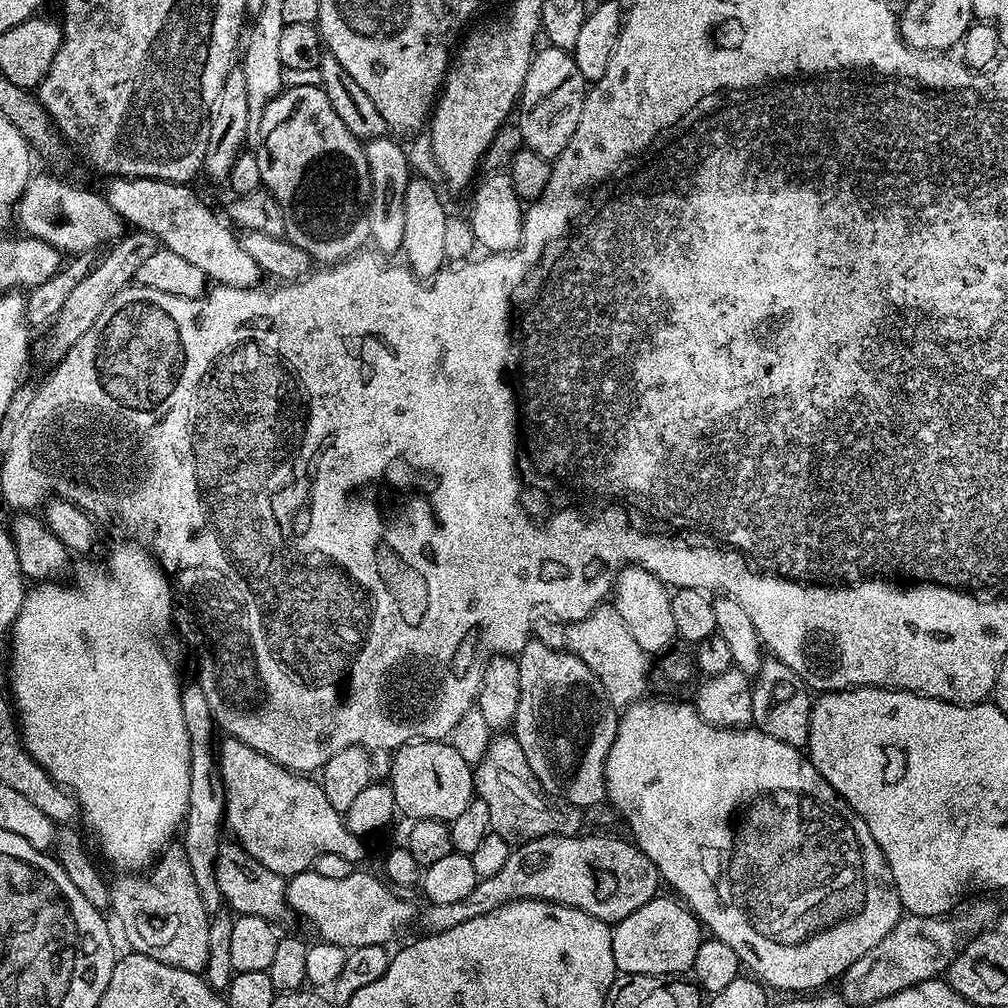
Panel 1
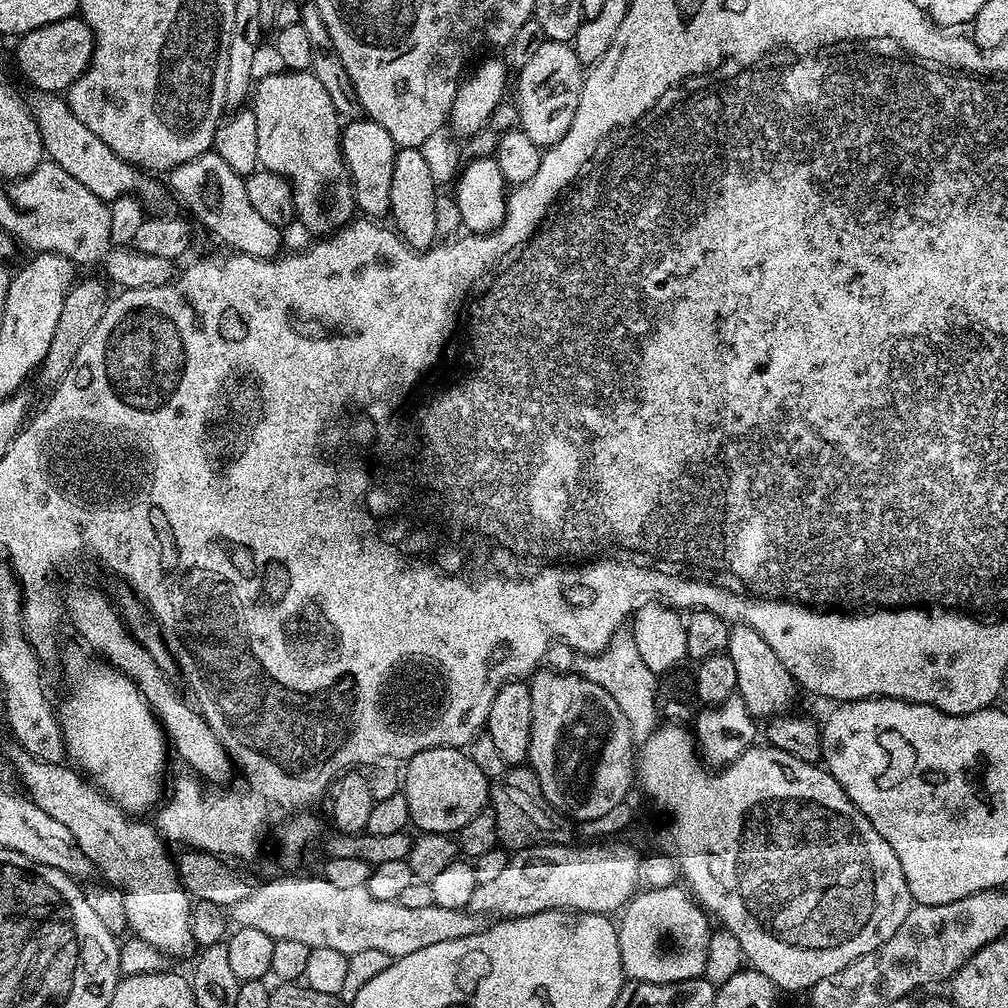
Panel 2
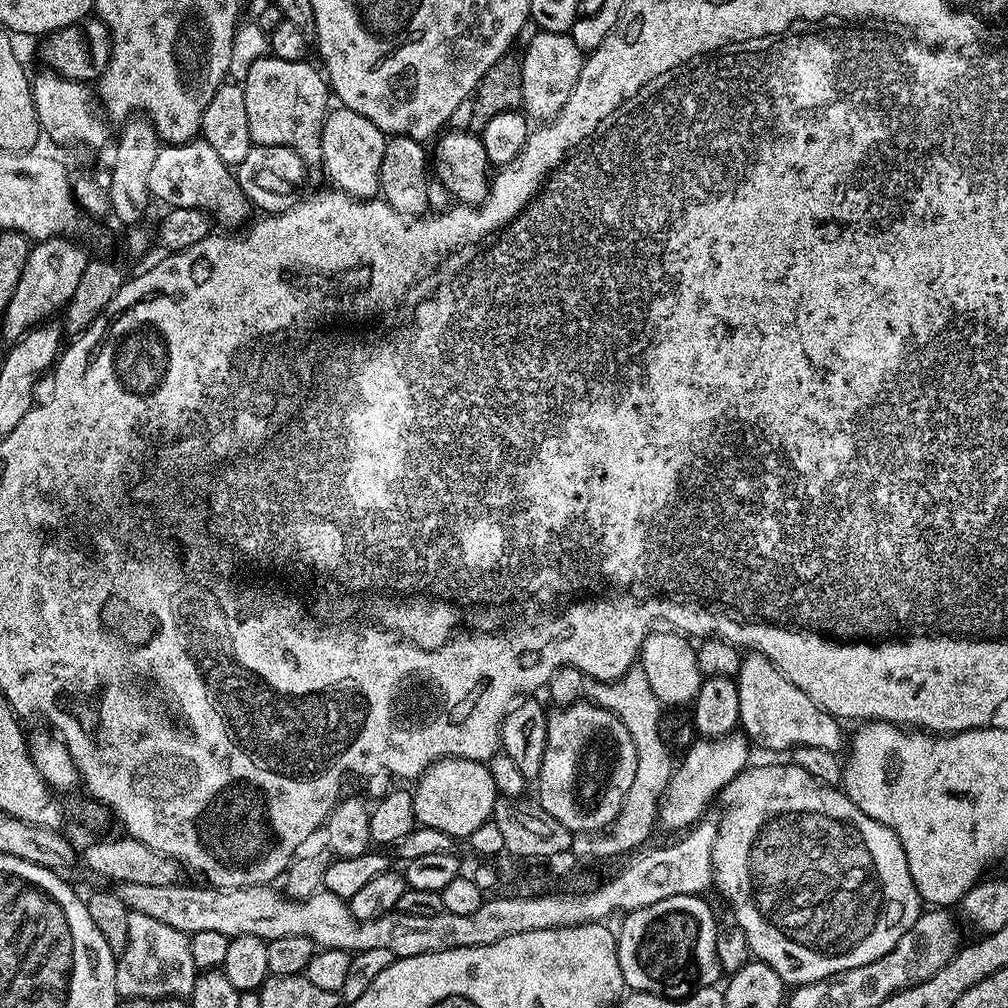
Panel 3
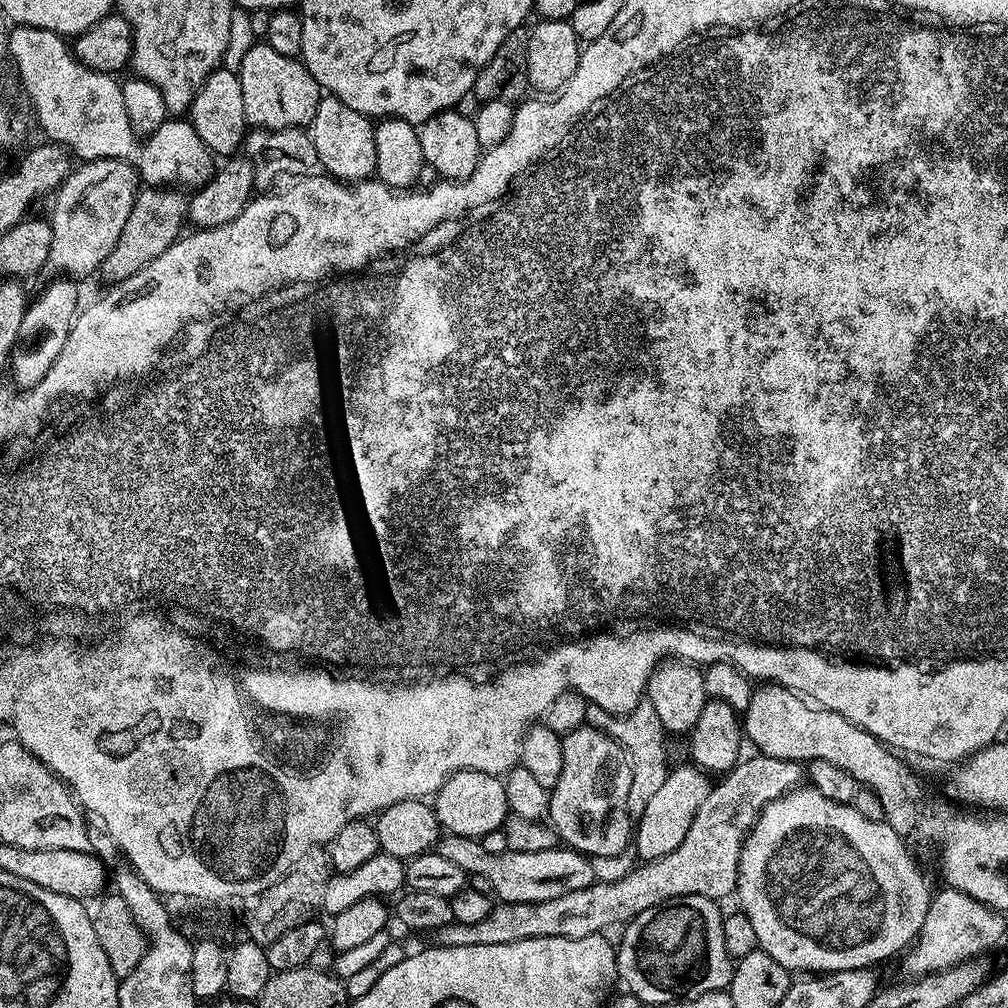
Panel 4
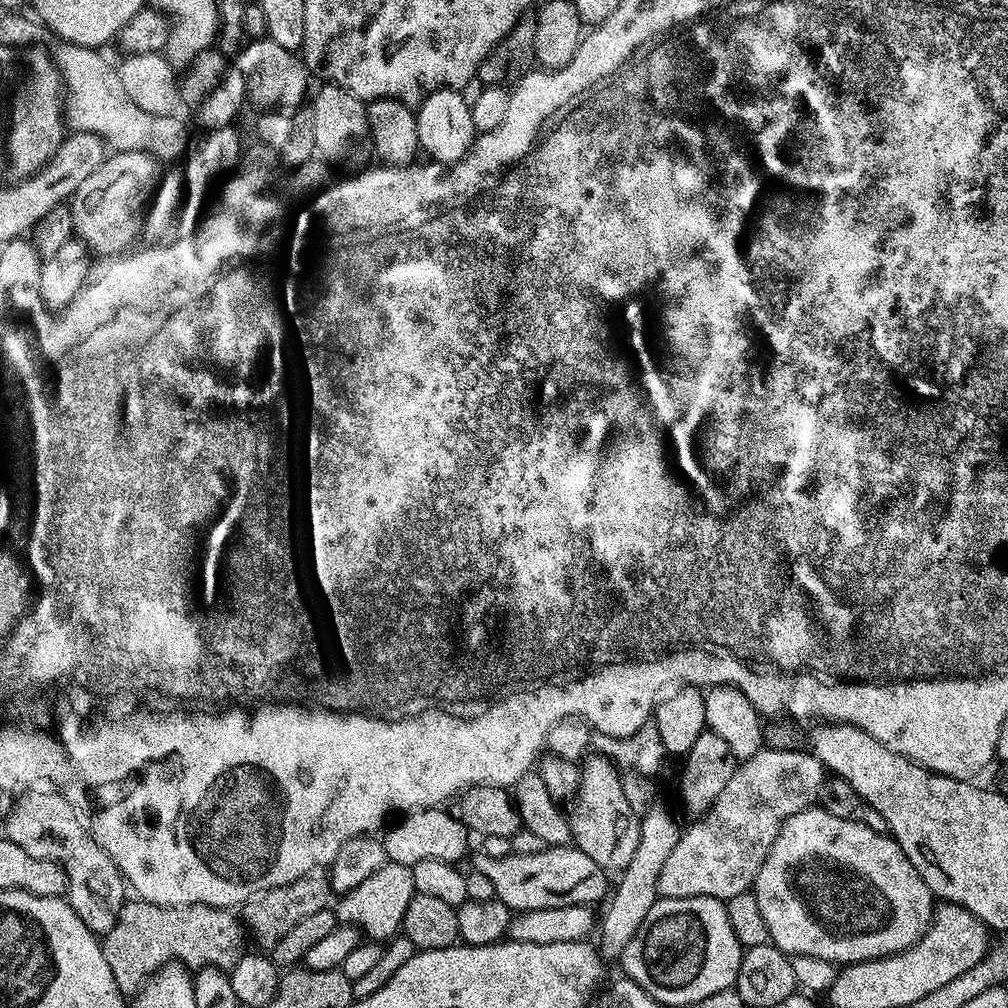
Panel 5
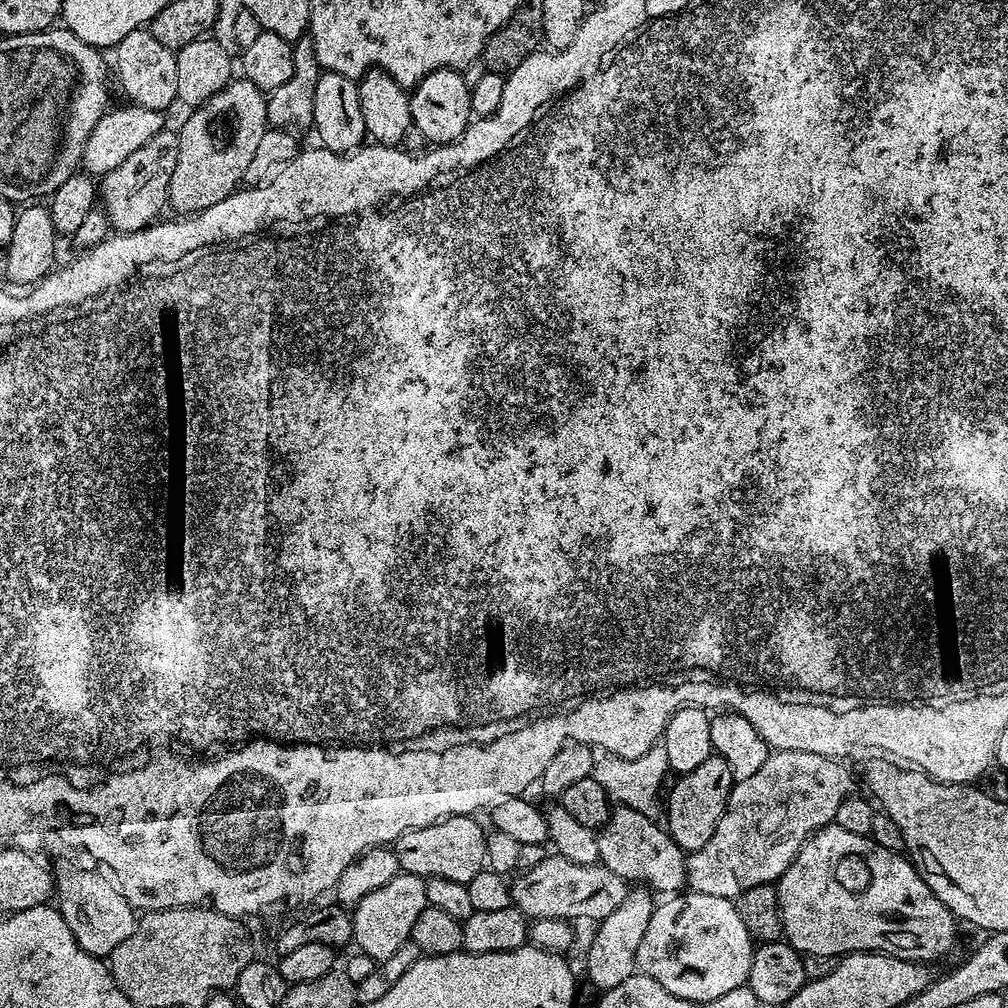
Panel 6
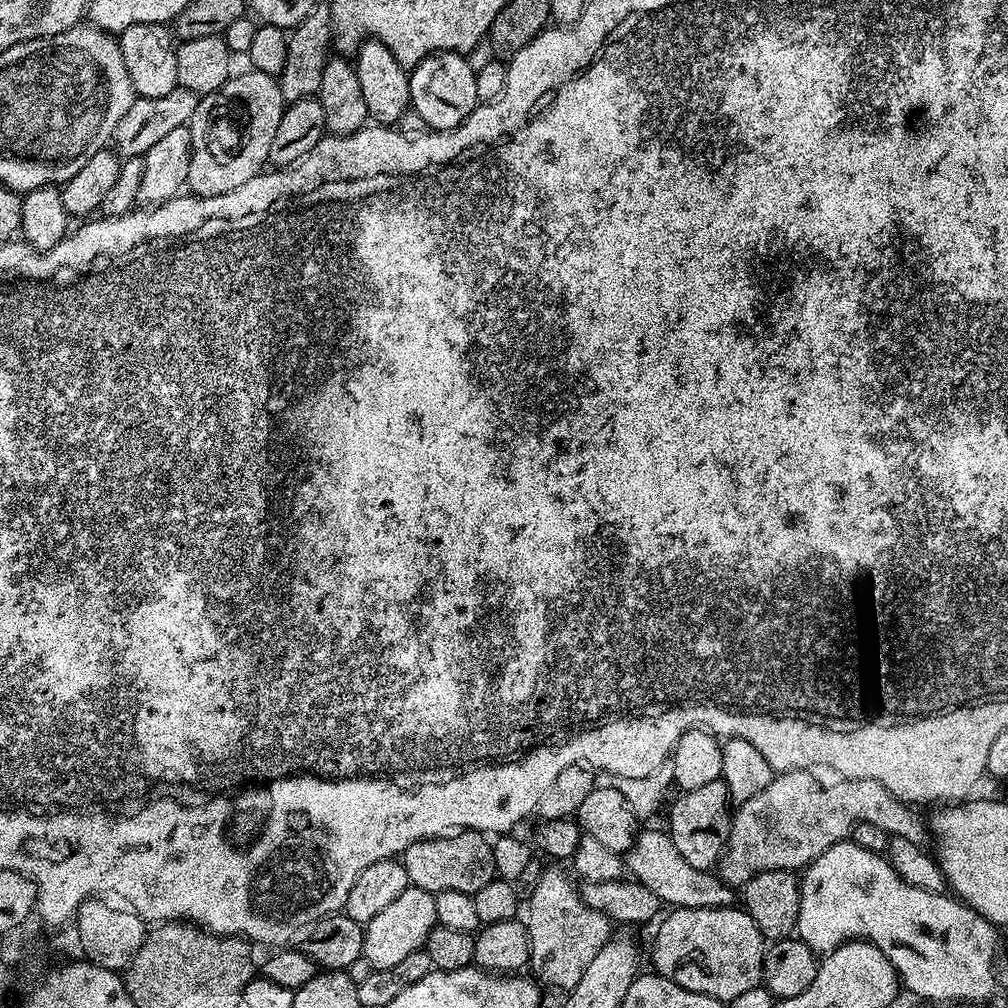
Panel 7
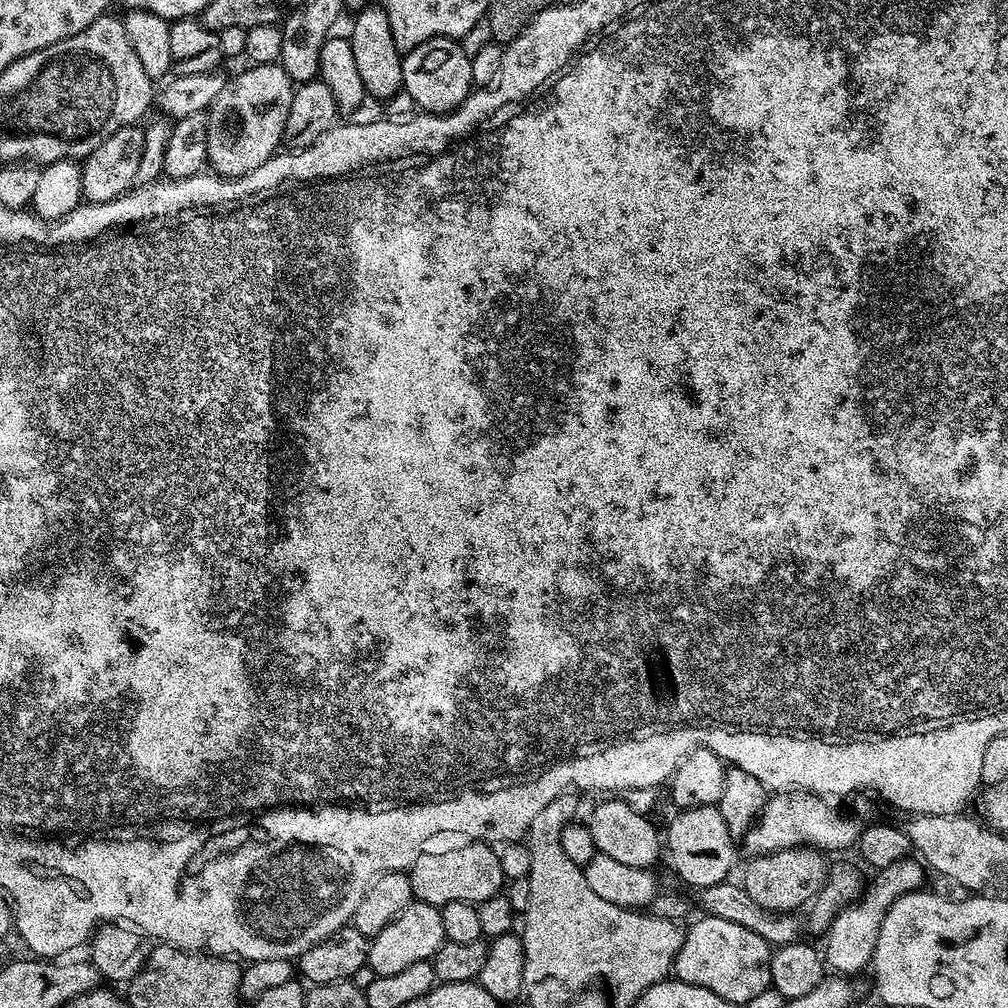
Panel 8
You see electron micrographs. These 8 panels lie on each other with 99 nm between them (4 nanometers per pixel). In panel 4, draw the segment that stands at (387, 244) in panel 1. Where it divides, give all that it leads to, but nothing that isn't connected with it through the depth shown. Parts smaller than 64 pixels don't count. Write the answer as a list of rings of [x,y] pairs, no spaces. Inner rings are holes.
[[[329,95],[318,102],[318,110],[310,125],[310,135],[320,159],[320,168],[341,182],[363,182],[375,173],[375,133],[373,121],[369,117],[358,114],[358,110],[350,110],[346,102]]]

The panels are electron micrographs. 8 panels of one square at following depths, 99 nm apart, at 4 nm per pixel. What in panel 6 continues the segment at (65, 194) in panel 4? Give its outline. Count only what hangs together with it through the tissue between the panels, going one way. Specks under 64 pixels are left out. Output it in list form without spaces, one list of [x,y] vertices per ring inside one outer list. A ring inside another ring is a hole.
[[[175,131],[160,132],[142,150],[134,150],[122,166],[110,170],[99,181],[98,196],[102,201],[102,210],[108,215],[109,225],[117,233],[141,232],[149,224],[157,223],[163,208],[169,207],[168,191],[170,180],[174,178],[174,168],[178,166],[179,135]]]

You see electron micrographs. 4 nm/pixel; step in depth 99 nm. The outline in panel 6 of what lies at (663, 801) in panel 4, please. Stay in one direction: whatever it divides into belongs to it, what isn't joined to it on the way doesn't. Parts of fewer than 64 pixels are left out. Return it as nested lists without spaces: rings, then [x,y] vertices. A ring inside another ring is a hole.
[[[636,886],[629,891],[626,902],[622,902],[622,906],[610,914],[610,918],[595,925],[596,933],[588,948],[588,980],[597,990],[618,986],[637,971],[638,946],[642,943],[642,934],[646,934],[646,926],[650,926],[653,907],[653,893],[647,887]]]

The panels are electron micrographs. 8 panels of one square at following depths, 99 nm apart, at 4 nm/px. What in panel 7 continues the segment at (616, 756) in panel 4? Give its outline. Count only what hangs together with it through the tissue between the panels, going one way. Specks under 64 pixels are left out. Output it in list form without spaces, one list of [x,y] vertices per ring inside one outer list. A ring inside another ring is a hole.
[[[648,828],[637,831],[636,840],[626,853],[626,868],[631,879],[637,880],[646,890],[654,890],[658,894],[661,905],[672,908],[731,908],[737,903],[731,887],[711,871],[695,868],[678,854],[678,846],[674,846],[672,837],[667,831]]]

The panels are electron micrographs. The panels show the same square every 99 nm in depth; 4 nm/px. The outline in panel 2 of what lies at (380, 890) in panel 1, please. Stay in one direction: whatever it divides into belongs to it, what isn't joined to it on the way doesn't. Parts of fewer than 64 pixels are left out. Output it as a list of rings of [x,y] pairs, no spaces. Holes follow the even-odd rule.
[[[323,875],[316,876],[280,876],[277,880],[268,880],[264,885],[253,889],[250,895],[242,898],[242,902],[230,908],[230,920],[241,928],[262,930],[262,934],[270,934],[272,940],[290,938],[302,942],[311,948],[338,950],[347,957],[359,954],[361,950],[383,950],[393,958],[414,954],[414,950],[426,950],[426,946],[434,946],[438,942],[450,942],[454,938],[470,938],[470,934],[478,934],[486,926],[485,917],[475,916],[463,908],[446,910],[446,906],[430,903],[419,909],[414,906],[402,906],[395,900],[379,900],[368,893],[367,887],[339,887],[326,882]]]

